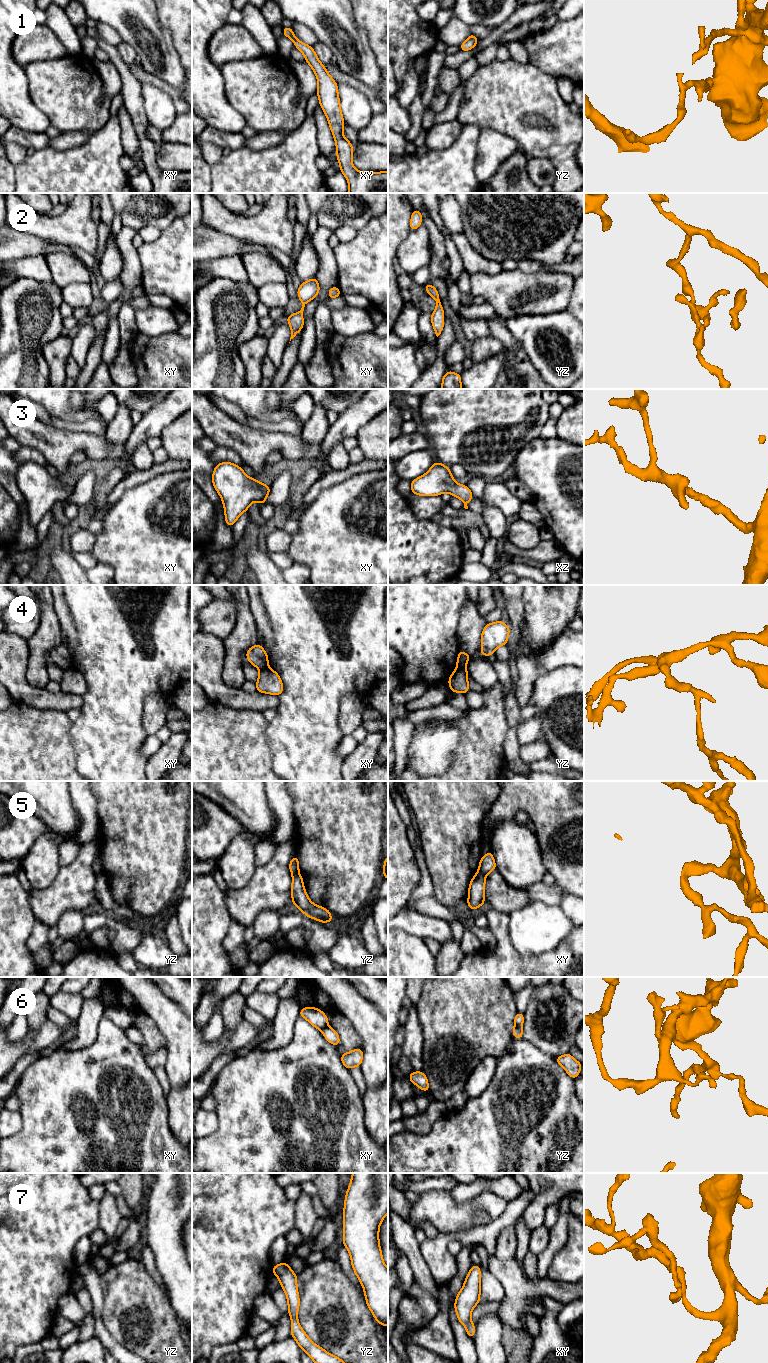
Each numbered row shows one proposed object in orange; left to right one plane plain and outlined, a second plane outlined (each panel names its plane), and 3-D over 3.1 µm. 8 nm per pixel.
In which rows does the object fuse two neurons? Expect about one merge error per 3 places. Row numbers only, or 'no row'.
4, 5, 6

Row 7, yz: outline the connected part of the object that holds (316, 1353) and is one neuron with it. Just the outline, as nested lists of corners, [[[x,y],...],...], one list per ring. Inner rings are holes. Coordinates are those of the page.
[[[282,1262],[272,1267],[272,1273],[278,1277],[280,1285],[287,1296],[287,1312],[291,1317],[292,1323],[290,1336],[295,1338],[301,1350],[305,1351],[315,1363],[346,1363],[314,1344],[299,1325],[297,1313],[300,1300],[297,1288],[297,1275],[290,1266],[286,1262]]]

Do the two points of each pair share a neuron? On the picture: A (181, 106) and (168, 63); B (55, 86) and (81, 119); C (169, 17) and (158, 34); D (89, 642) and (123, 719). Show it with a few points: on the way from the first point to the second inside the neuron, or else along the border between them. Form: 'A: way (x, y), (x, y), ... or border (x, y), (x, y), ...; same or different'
A: border (156, 75), (172, 85), (181, 98); different
B: way (63, 94), (78, 111); same
C: border (156, 10), (158, 19), (169, 31), (174, 46); different
D: way (108, 661), (116, 669), (116, 700); same

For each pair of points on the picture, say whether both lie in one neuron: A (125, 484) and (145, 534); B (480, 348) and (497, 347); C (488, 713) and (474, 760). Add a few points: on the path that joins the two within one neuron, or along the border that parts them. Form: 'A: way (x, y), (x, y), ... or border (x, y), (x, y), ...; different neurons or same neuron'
A: border (149, 479), (128, 489), (116, 502), (110, 505); different neurons
B: way (484, 347), (493, 347); same neuron
C: way (488, 725), (481, 734), (481, 748); same neuron

